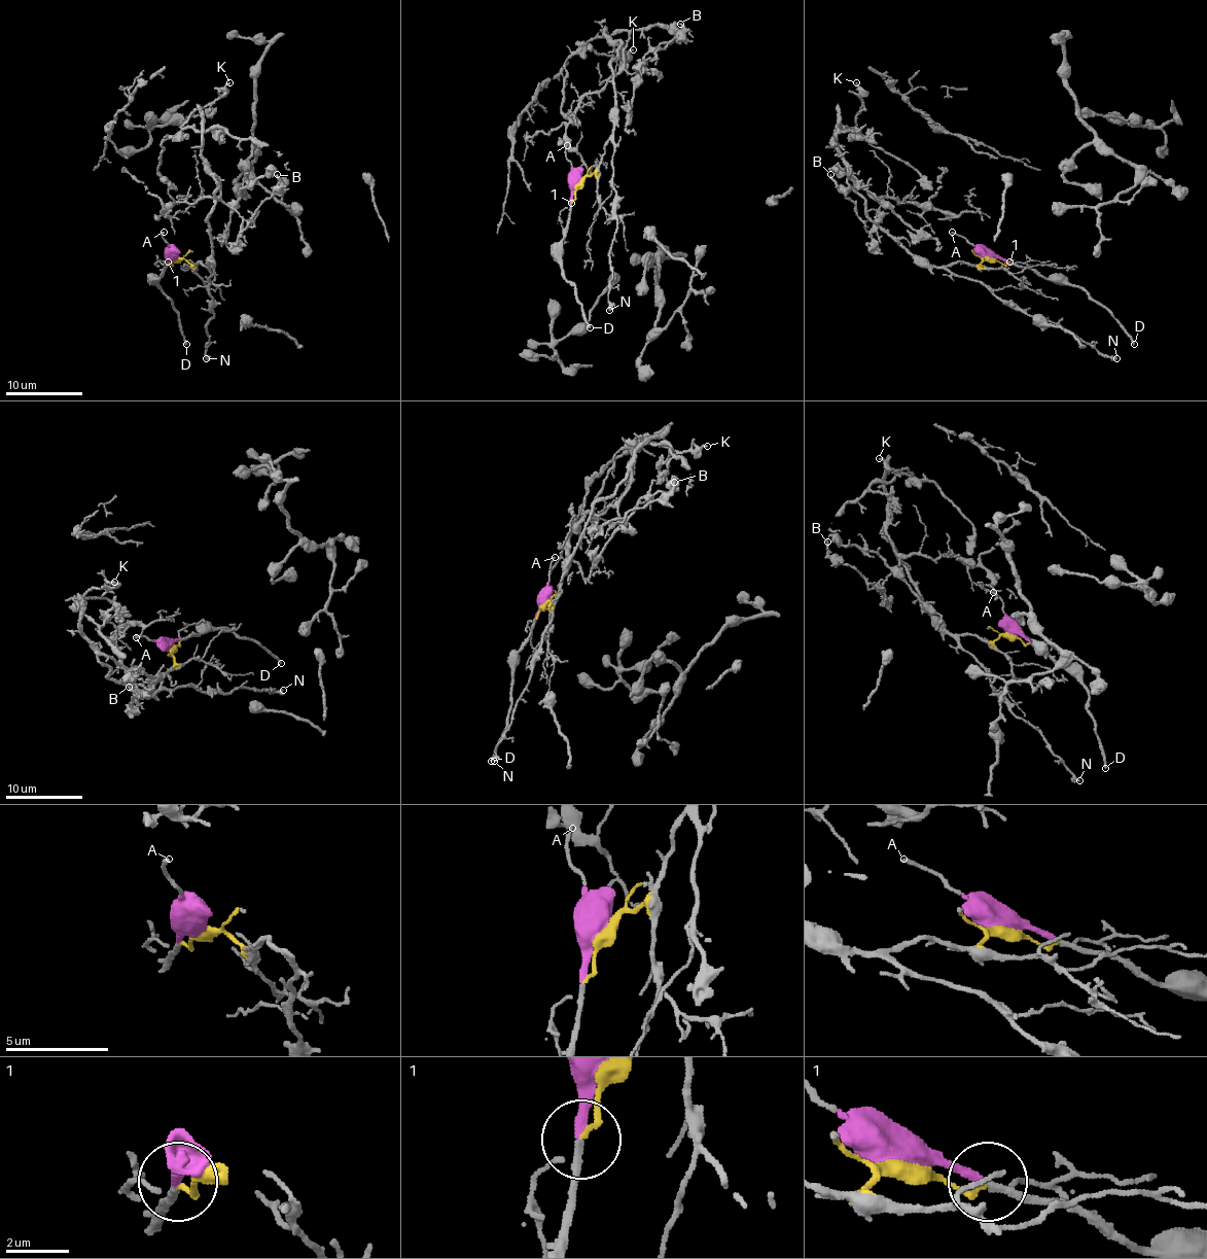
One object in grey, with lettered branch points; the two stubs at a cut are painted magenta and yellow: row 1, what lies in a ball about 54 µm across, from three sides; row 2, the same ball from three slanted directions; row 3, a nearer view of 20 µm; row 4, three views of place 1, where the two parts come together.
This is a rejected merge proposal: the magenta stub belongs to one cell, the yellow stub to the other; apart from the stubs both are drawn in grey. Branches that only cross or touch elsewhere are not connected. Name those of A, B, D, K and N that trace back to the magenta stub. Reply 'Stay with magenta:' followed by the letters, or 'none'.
Stay with magenta: A, D

